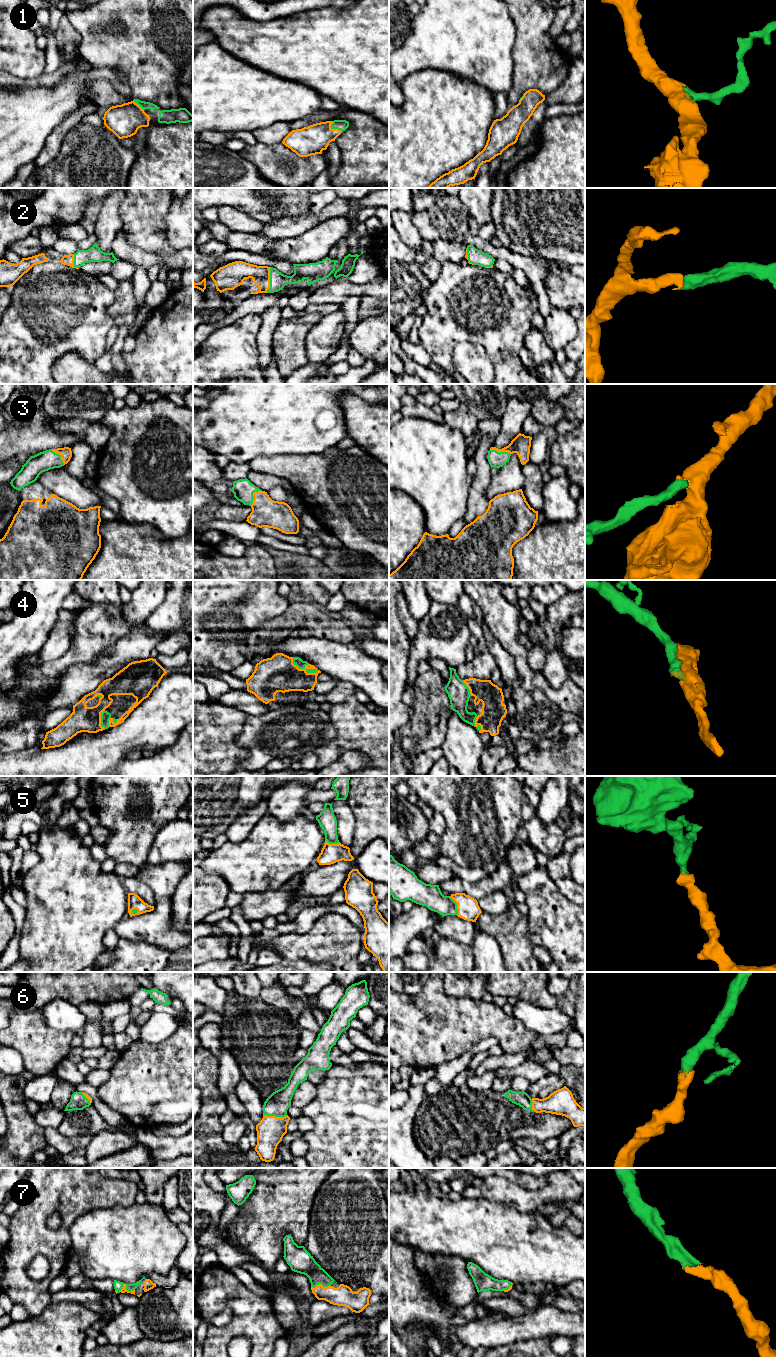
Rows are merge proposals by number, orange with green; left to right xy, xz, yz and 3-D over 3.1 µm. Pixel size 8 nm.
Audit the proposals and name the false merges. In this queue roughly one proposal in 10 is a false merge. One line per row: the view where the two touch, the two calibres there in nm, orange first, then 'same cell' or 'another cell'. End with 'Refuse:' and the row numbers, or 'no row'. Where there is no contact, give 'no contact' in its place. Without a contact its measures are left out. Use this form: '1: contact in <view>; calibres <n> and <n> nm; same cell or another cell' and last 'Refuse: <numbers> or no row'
1: contact in xz; calibres 240 and 90 nm; same cell
2: contact in xz; calibres 150 and 130 nm; same cell
3: contact in xz; calibres 220 and 170 nm; same cell
4: contact in xz; calibres 280 and 70 nm; same cell
5: contact in yz; calibres 180 and 180 nm; same cell
6: contact in xz; calibres 220 and 190 nm; same cell
7: contact in xy; calibres 50 and 60 nm; same cell
Refuse: no row

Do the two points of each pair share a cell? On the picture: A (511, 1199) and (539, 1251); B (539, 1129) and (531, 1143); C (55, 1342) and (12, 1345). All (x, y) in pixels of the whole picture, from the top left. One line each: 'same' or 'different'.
A: different
B: different
C: same

